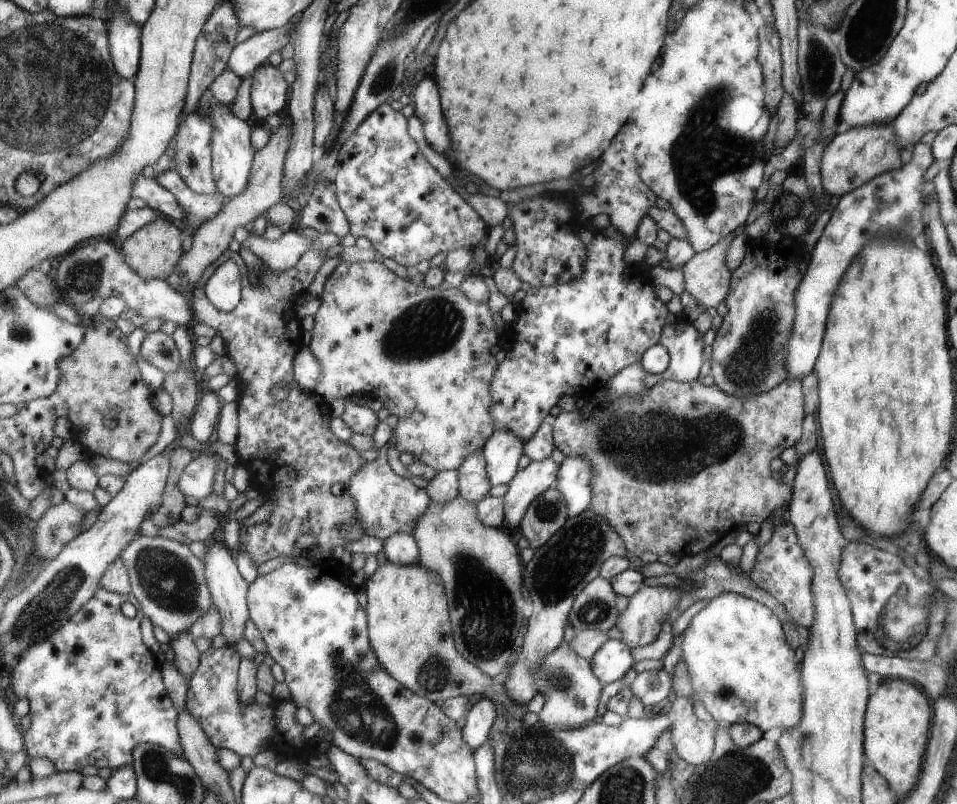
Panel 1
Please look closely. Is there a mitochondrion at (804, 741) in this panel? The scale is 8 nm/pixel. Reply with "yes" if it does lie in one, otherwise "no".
yes

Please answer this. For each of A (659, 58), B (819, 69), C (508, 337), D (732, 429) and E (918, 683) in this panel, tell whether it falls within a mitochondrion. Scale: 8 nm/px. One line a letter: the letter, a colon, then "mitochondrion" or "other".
A: other
B: mitochondrion
C: other
D: mitochondrion
E: other

